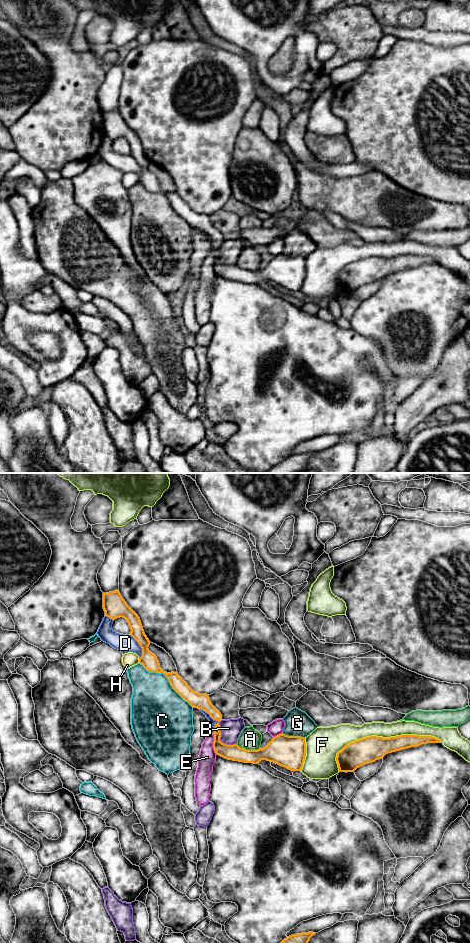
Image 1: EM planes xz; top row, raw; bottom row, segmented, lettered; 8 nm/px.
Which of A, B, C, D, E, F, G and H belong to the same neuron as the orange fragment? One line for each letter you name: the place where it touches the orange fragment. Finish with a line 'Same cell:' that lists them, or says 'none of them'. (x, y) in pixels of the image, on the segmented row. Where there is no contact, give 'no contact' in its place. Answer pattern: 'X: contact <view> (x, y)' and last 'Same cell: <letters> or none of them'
Same cell: none of them

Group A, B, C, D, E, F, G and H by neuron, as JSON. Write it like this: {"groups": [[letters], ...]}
{"groups": [["A"], ["B"], ["C"], ["D", "E"], ["F"], ["G"], ["H"]]}

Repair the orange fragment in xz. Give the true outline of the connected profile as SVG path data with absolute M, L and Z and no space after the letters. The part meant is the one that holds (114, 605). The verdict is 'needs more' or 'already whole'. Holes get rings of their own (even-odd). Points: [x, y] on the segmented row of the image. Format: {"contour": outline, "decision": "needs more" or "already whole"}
{"contour": "M119 590L103 593L103 609L105 616L113 621L120 617L127 620L131 629L130 635L142 648L142 656L139 658L139 663L147 671L163 673L168 678L172 688L192 707L205 711L213 720L218 722L222 720L221 713L212 705L209 695L193 691L177 672L167 673L160 668L157 657L148 649L151 642L144 633L140 618L127 605Z", "decision": "already whole"}

